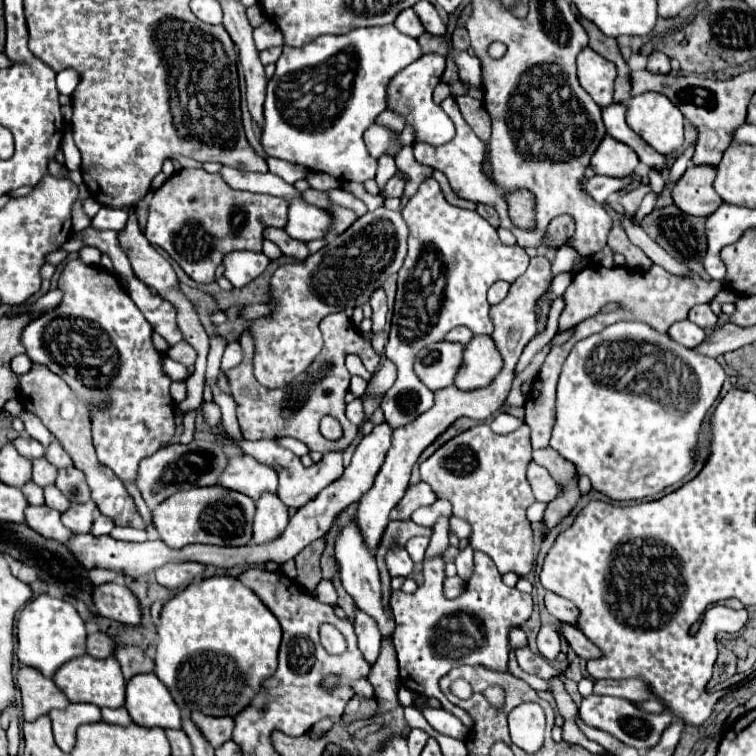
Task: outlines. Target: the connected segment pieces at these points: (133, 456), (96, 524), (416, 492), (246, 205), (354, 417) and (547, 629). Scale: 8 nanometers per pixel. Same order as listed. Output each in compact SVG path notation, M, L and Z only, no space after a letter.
M81 259L69 261L61 273L59 287L65 291L59 307L43 313L39 319L31 321L23 331L23 345L33 363L47 365L57 373L81 399L101 397L101 389L113 399L113 405L107 411L93 413L93 445L97 449L97 459L113 469L121 481L135 481L137 467L141 459L153 455L163 445L169 445L175 435L175 417L173 417L173 399L169 395L169 377L161 371L161 353L153 347L151 325L145 321L137 305L123 291L121 283L109 271L101 267L89 267Z
M99 515L99 519L95 519L93 521L93 527L91 527L91 535L109 535L111 533L111 529L115 527L115 523L113 521L109 521L107 517L103 517L103 515Z
M419 483L407 489L405 497L391 511L391 519L409 519L411 513L420 507L429 506L437 500L435 493L427 483Z
M181 169L173 173L155 193L149 203L149 217L145 235L151 245L165 249L179 267L195 281L195 283L213 283L215 269L223 261L223 257L231 251L261 251L263 231L267 227L285 229L287 225L287 201L283 197L271 195L255 195L247 191L231 189L219 173L207 173L205 169Z
M353 399L349 405L347 405L347 419L355 425L361 425L365 419L363 419L363 405L361 405L361 399Z
M543 625L537 635L537 647L539 653L545 659L555 659L559 653L559 629L555 625Z

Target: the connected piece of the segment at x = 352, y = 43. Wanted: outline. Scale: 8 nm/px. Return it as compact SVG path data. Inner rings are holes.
M381 25L381 27L363 27L363 29L353 29L347 35L321 35L315 41L307 43L303 49L299 47L283 47L283 55L277 61L277 71L275 75L269 79L267 85L267 99L265 99L265 129L263 129L263 149L269 157L277 157L283 161L291 161L291 163L299 163L311 171L319 171L319 173L327 173L339 181L357 181L363 183L367 179L375 179L377 173L377 159L369 155L365 143L363 143L363 131L387 109L387 85L391 81L391 77L395 77L401 69L405 69L407 65L411 65L413 61L417 61L421 57L421 47L417 43L417 39L407 37L403 33L399 33L395 29L395 25Z

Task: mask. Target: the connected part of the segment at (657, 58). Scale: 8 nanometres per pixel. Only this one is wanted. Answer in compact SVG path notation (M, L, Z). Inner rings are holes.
M653 51L649 55L649 63L647 63L647 71L651 73L669 73L671 67L669 67L669 57L665 53L659 53L659 51Z

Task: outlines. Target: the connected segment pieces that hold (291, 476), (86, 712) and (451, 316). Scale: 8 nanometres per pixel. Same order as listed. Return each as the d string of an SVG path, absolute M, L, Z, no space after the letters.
M219 423L217 427L219 427L219 433L221 433L225 439L233 441L233 443L235 443L235 445L237 445L237 447L243 451L243 453L253 455L255 459L259 459L261 463L271 465L271 467L277 471L277 475L279 475L279 487L277 487L277 495L281 497L281 500L288 508L301 508L308 501L316 498L319 491L325 489L329 483L333 483L333 481L335 481L335 479L337 479L337 477L343 473L343 453L325 453L321 463L315 463L313 467L303 467L301 459L299 459L297 455L293 455L289 449L285 449L285 447L277 445L277 441L275 441L275 439L259 439L259 441L235 441L235 439L231 439L231 437L225 433L225 429L223 429L223 425L221 425L221 423Z
M69 703L65 709L53 709L49 713L53 723L53 735L55 743L63 753L71 753L75 747L75 733L77 727L83 723L97 723L101 721L101 709L97 705L89 703Z
M435 179L423 181L401 213L411 231L409 253L399 271L395 317L385 345L385 355L397 365L399 375L381 401L385 423L391 425L391 429L415 421L433 407L433 391L429 391L413 371L415 355L423 347L443 341L443 337L459 325L469 327L473 335L491 335L493 325L489 319L491 305L487 303L487 289L495 281L513 283L529 265L525 249L503 245L497 229L477 215L477 211L449 205Z

